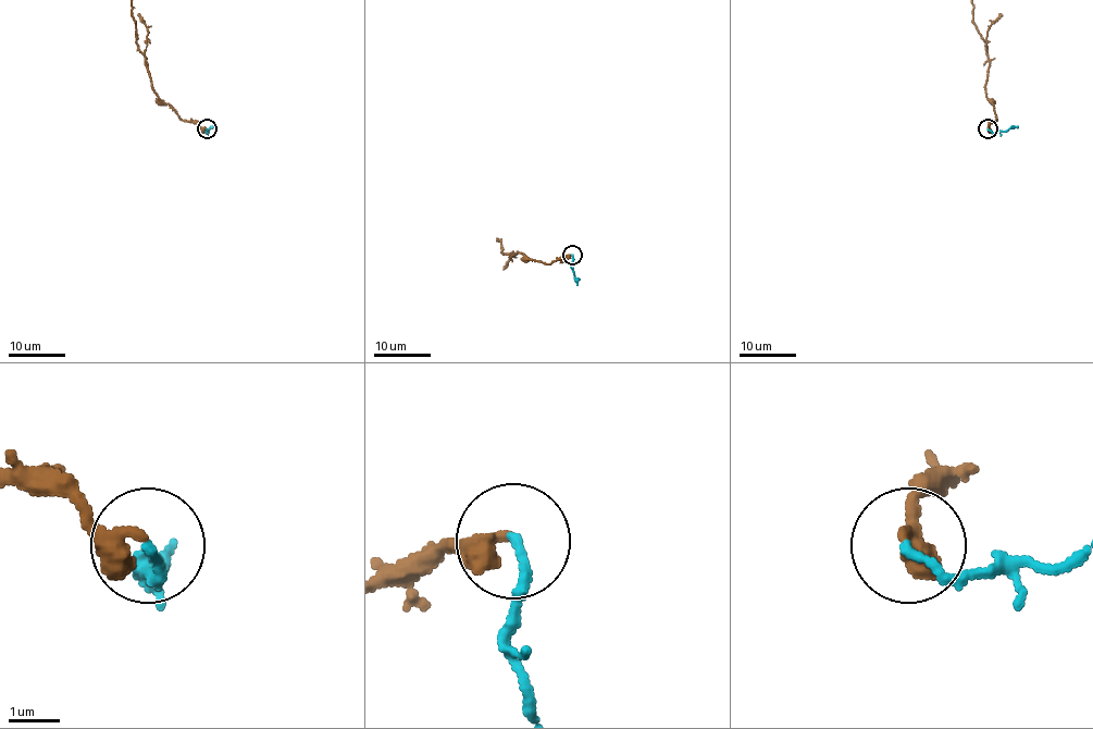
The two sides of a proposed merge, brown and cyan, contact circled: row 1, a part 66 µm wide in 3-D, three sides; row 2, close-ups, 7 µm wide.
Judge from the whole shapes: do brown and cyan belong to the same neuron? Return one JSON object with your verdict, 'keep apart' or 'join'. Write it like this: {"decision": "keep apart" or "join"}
{"decision": "join"}

